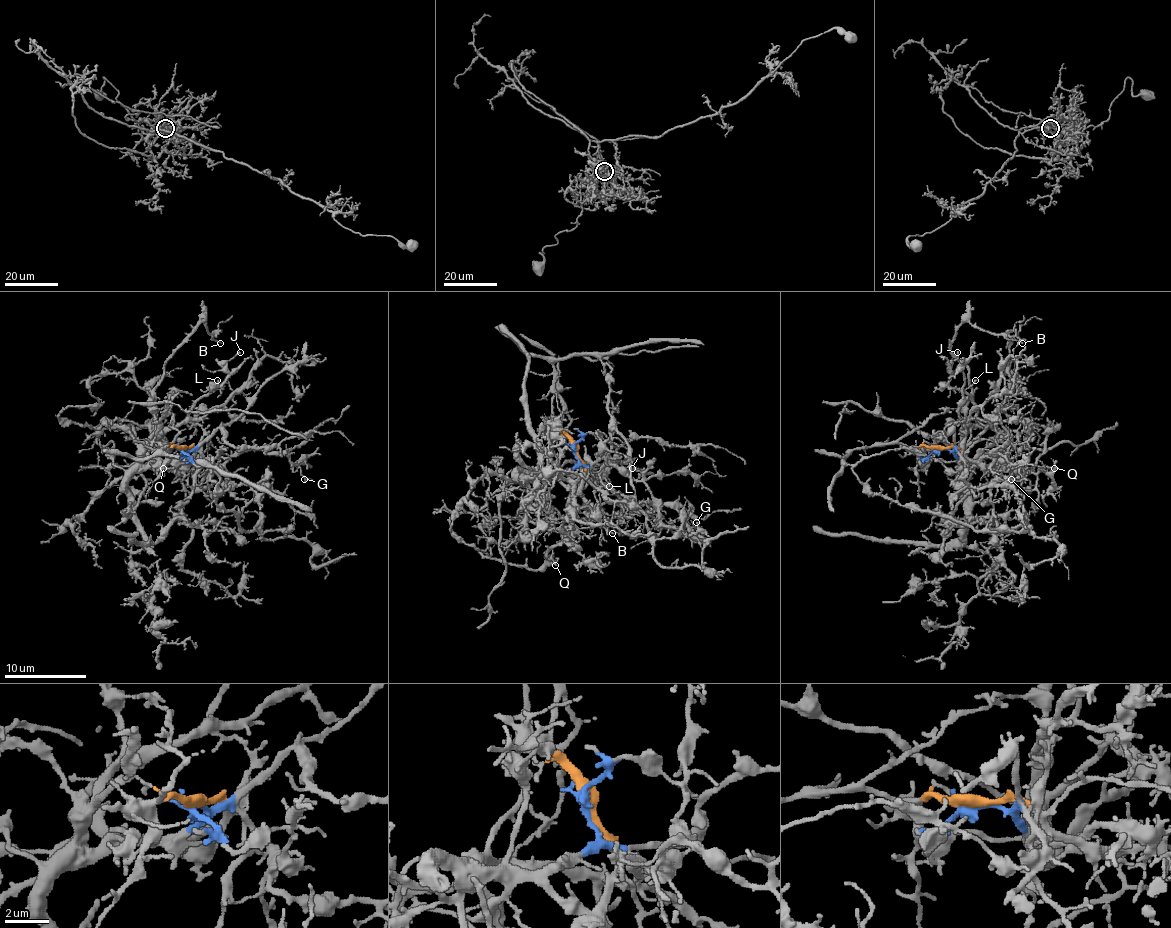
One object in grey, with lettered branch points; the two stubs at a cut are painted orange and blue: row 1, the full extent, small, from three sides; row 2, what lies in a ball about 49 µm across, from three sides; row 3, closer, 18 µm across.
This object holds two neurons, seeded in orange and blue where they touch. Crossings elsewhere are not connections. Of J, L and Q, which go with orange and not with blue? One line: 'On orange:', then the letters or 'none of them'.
On orange: Q

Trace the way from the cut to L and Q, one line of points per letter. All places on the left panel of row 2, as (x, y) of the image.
L: (182, 450), (201, 442), (203, 429), (190, 421), (190, 413), (194, 405), (219, 384), (217, 380)
Q: (182, 450), (190, 448), (192, 456), (178, 468), (168, 470), (160, 462), (164, 468)

